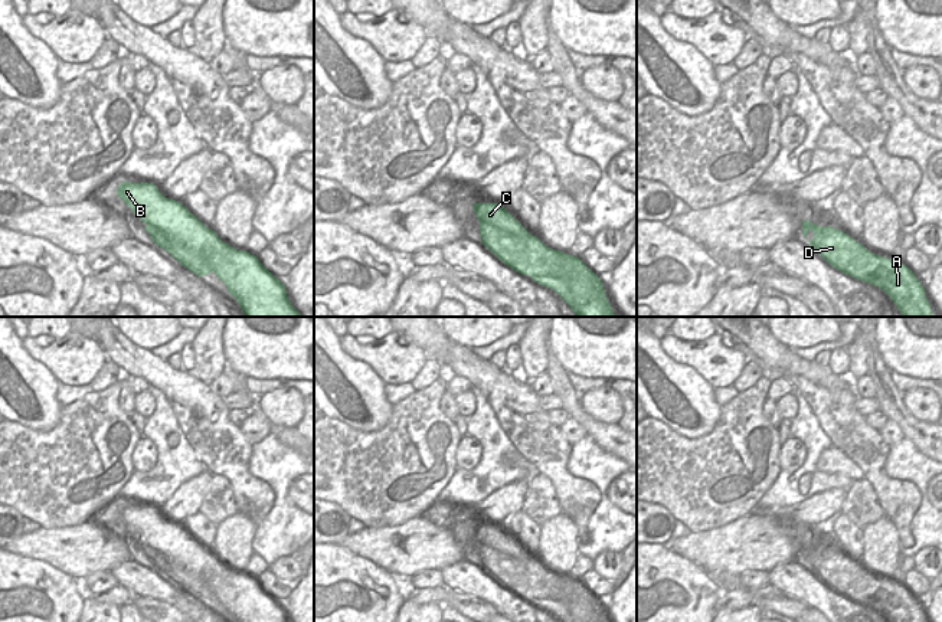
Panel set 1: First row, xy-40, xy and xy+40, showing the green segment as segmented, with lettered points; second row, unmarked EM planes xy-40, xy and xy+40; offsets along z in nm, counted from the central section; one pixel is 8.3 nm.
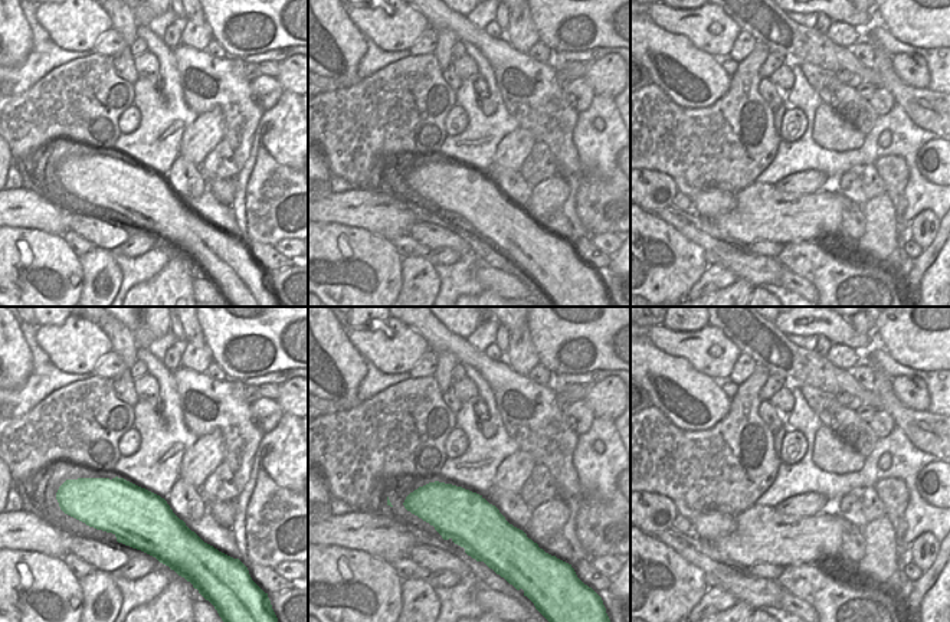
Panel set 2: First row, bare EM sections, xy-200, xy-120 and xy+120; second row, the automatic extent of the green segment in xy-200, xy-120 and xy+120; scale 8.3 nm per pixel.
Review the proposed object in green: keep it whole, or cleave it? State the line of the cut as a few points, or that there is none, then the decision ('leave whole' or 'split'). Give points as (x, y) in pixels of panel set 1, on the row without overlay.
no cut; leave whole

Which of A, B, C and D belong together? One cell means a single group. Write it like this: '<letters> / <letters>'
A B C D

